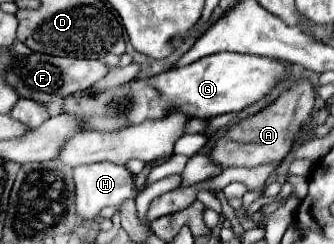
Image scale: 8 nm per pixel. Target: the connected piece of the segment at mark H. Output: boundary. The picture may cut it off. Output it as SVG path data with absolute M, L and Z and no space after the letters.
M100 161L74 169L76 209L82 219L96 219L102 207L118 207L128 195L138 195L124 165Z

